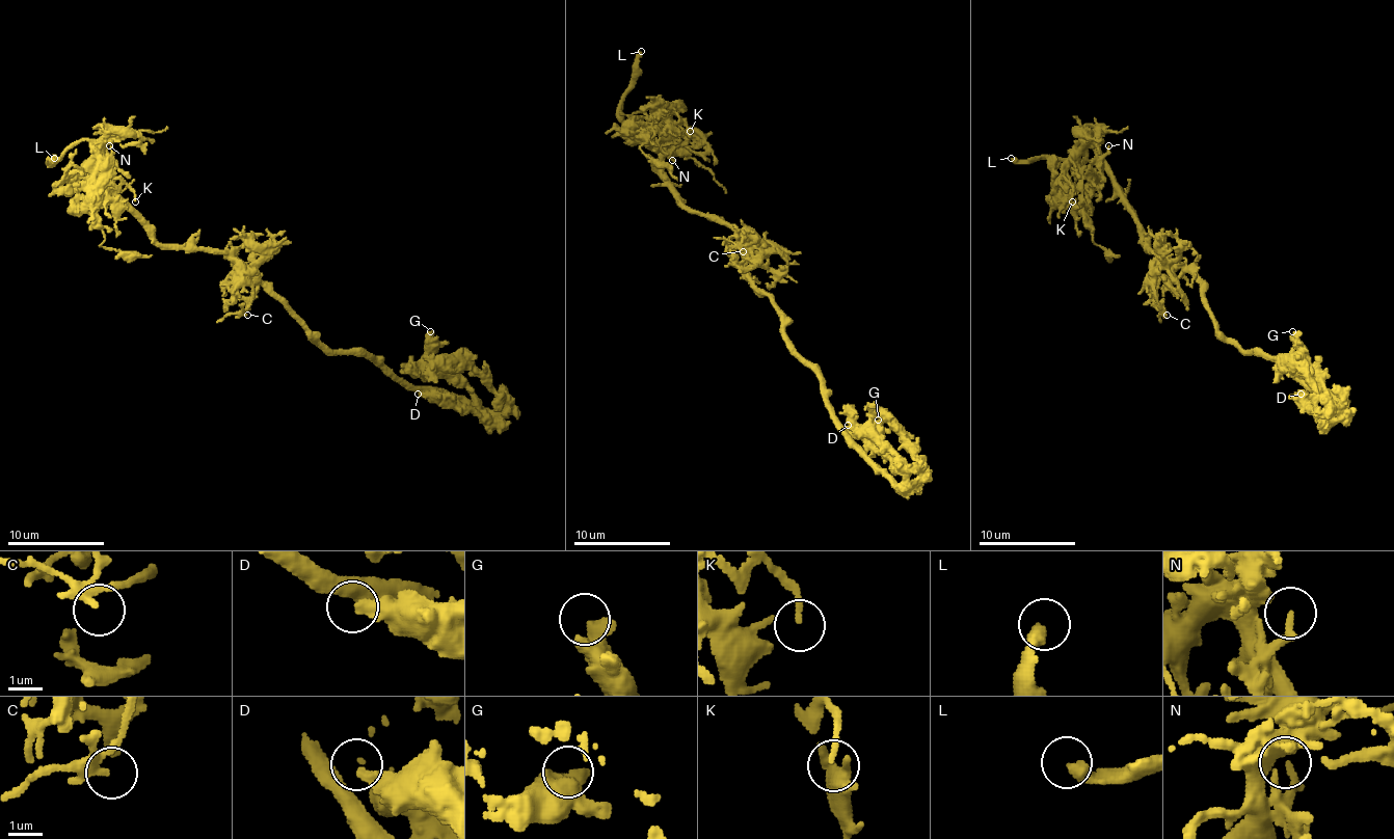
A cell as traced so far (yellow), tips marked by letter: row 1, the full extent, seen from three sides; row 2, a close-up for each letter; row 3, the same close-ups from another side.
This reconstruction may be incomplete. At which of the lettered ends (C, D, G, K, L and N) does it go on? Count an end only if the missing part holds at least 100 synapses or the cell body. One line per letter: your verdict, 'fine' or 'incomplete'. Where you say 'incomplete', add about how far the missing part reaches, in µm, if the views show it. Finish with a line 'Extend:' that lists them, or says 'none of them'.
C: fine
D: fine
G: fine
K: fine
L: incomplete; about 45 µm are missing
N: fine
Extend: L

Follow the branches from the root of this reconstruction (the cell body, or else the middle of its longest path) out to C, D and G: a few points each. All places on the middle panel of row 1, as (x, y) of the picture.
C: (766, 295), (731, 259), (727, 242), (724, 242), (734, 242), (743, 251)
D: (766, 295), (794, 350), (816, 374), (830, 412), (866, 456), (891, 470), (894, 456), (858, 437), (848, 425)
G: (766, 295), (794, 350), (816, 374), (826, 408), (888, 472), (892, 465), (865, 434), (878, 420)

